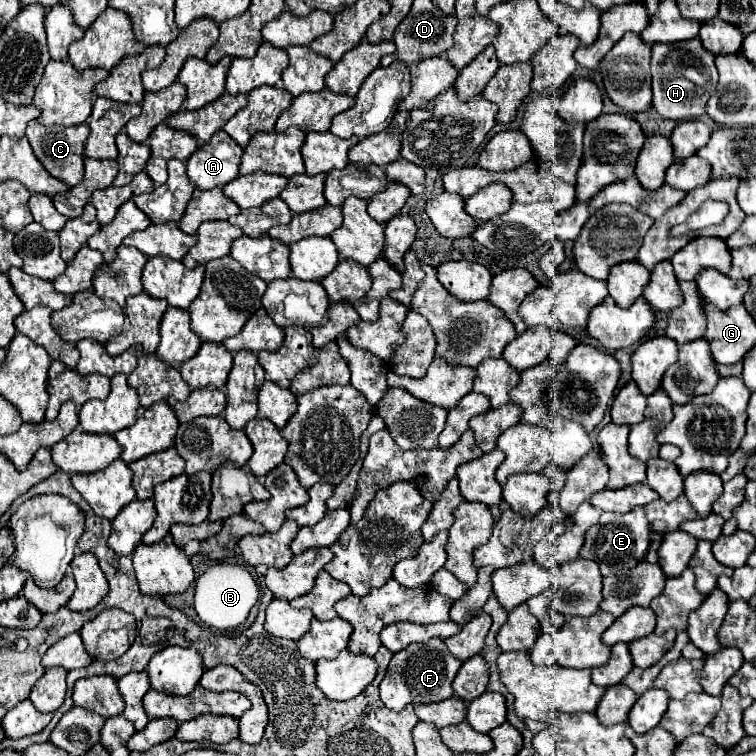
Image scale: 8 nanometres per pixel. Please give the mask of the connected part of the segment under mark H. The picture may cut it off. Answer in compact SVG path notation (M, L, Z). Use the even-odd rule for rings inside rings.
M698 38L678 44L654 44L652 46L652 92L654 108L662 118L670 120L694 120L706 114L706 102L716 92L718 72L714 66L714 54L706 52Z

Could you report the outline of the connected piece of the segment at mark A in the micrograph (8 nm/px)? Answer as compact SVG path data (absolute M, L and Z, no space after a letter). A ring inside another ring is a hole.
M224 130L216 132L210 144L204 144L186 162L186 174L198 190L224 188L238 176L242 148L226 136Z

